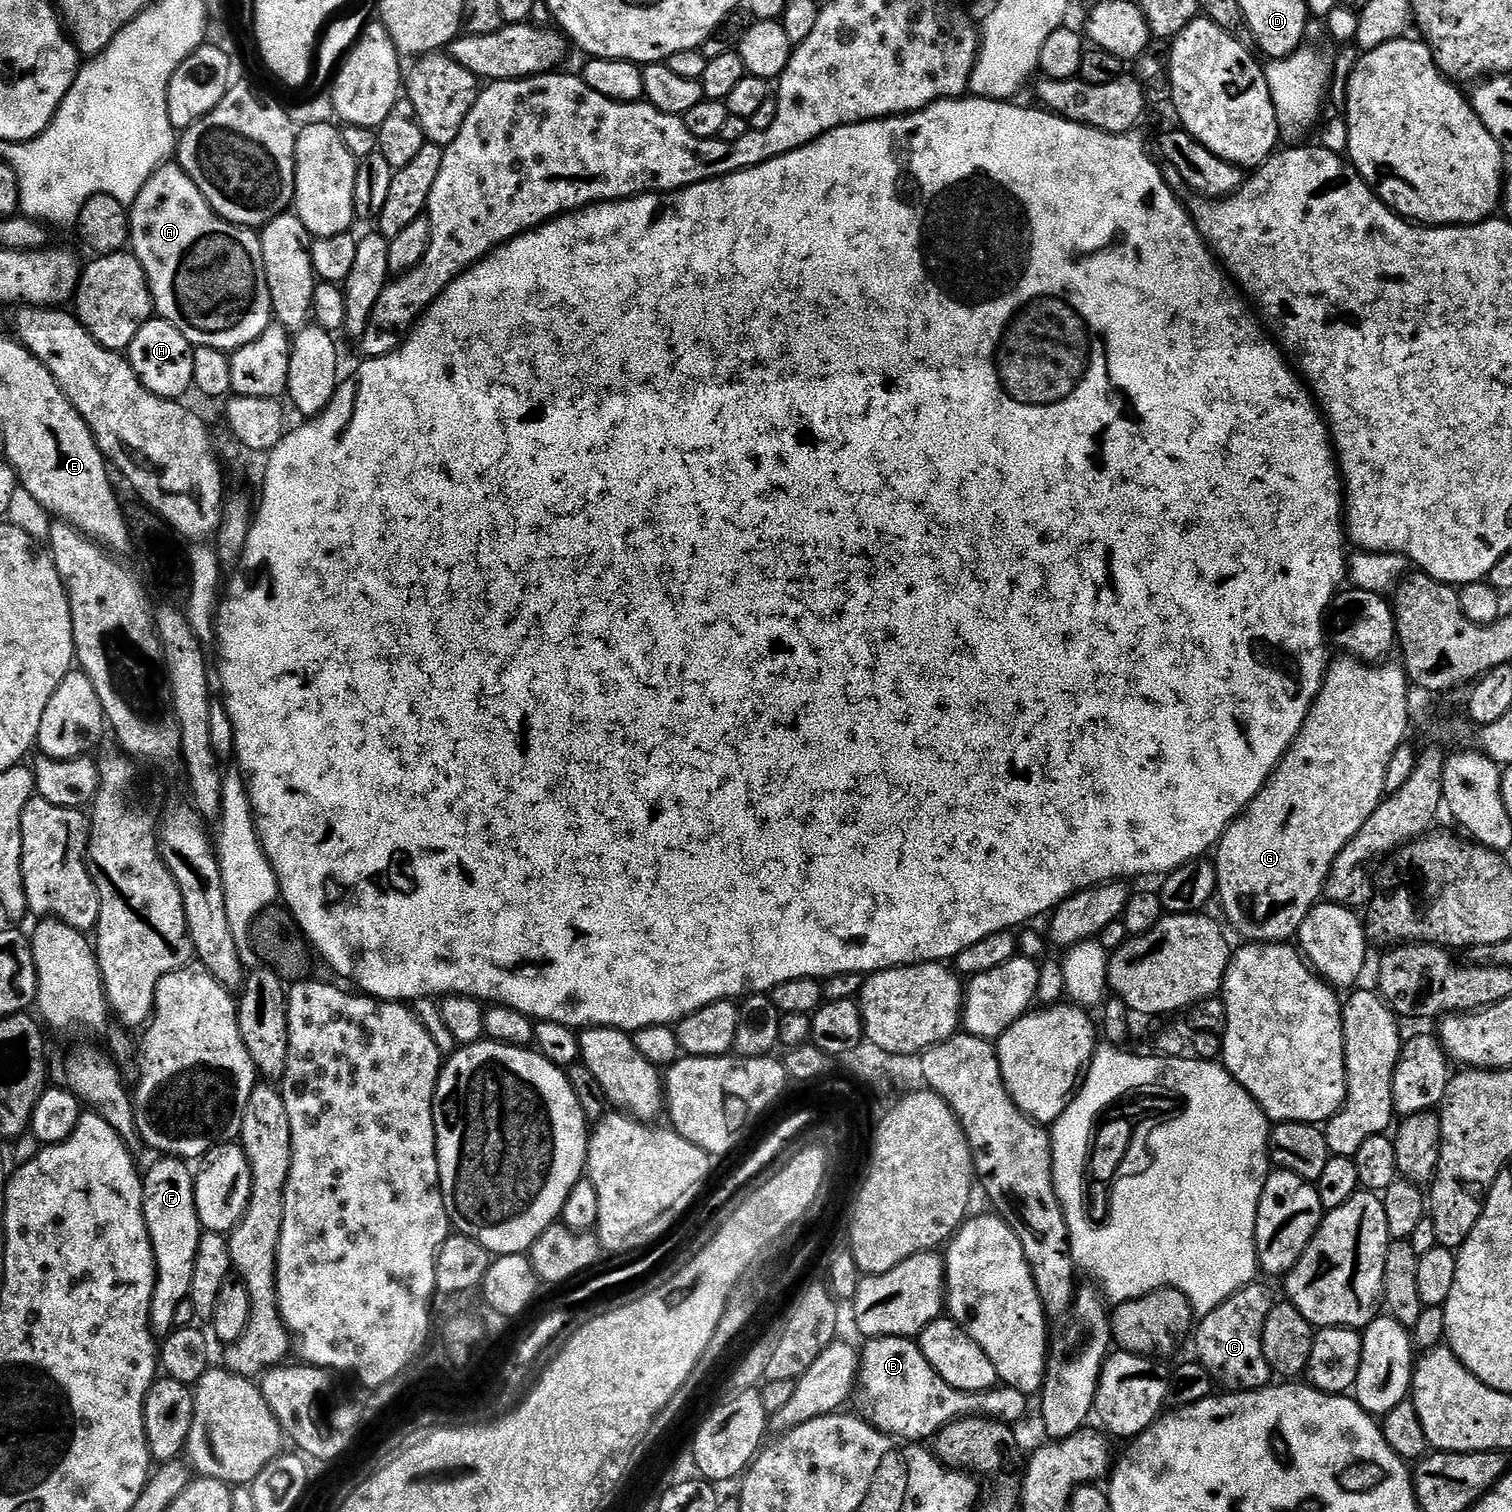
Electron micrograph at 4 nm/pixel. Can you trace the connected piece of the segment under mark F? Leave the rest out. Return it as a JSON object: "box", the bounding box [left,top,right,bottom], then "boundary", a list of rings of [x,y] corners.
{"box":[143,1158,201,1334],"boundary":[[[160,1158],[147,1169],[143,1177],[144,1221],[148,1227],[148,1237],[152,1239],[152,1249],[156,1255],[156,1289],[152,1299],[152,1330],[156,1334],[173,1331],[177,1323],[179,1303],[189,1299],[194,1278],[194,1262],[198,1258],[201,1226],[196,1209],[196,1181],[193,1173],[188,1173],[189,1165],[179,1158]]]}

